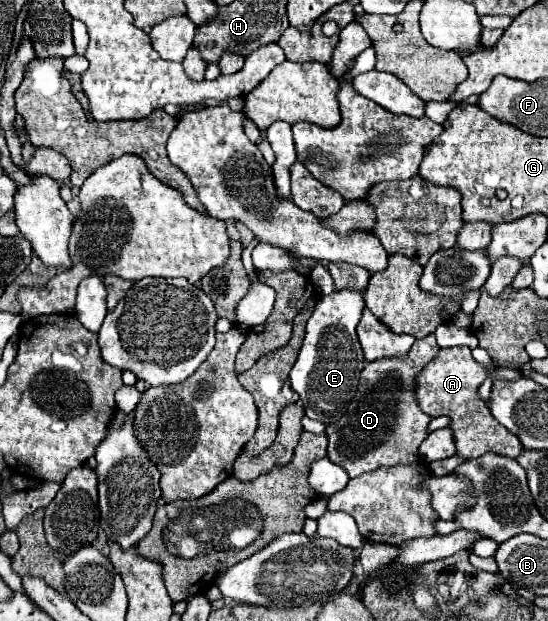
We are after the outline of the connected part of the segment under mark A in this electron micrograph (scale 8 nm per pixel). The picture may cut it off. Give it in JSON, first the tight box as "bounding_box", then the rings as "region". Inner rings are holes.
{"bounding_box":[416,346,522,458],"region":[[[454,346],[454,348],[442,348],[428,366],[420,370],[416,376],[416,400],[424,414],[436,416],[448,416],[450,418],[450,430],[454,434],[456,454],[462,458],[478,458],[486,452],[494,452],[508,458],[518,458],[522,452],[522,444],[518,438],[508,432],[502,424],[498,424],[486,402],[478,396],[478,386],[486,380],[486,370],[482,364],[478,364],[468,346]]]}

